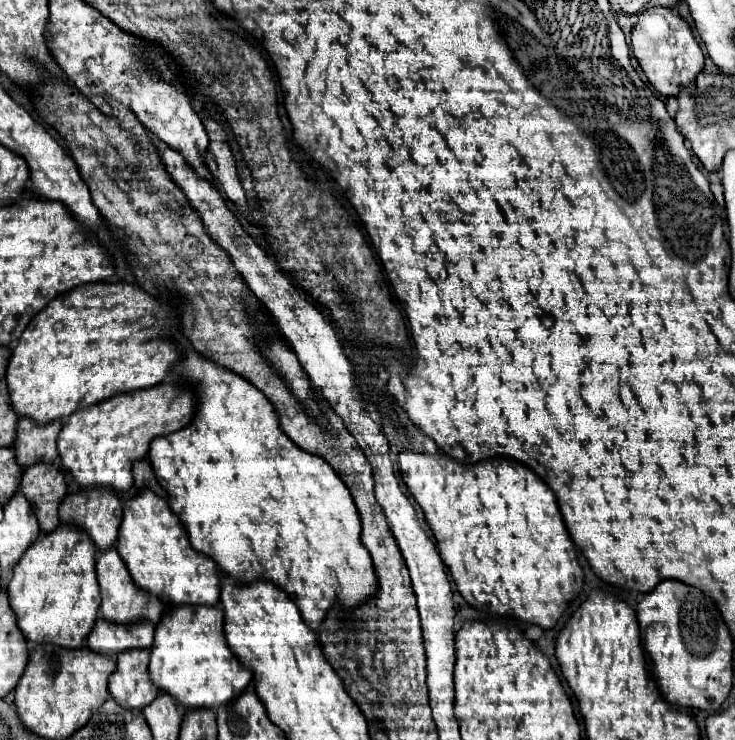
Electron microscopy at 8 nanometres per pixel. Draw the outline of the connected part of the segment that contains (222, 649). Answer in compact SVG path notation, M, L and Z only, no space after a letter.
M184 605L168 609L156 623L150 651L150 677L160 691L170 693L186 709L216 709L248 687L252 671L230 651L220 607Z

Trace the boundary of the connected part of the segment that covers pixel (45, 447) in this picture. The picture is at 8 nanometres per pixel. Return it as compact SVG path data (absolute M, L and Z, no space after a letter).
M20 417L18 421L18 437L14 443L16 461L20 467L34 465L42 459L42 463L54 463L58 459L56 439L62 429L62 421L50 421L40 425L30 417Z

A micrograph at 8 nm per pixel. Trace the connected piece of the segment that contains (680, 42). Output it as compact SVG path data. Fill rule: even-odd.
M652 7L638 15L638 23L632 29L632 53L640 63L640 69L648 77L648 83L664 97L678 97L682 87L692 87L696 75L704 69L704 53L696 43L688 23L666 7Z

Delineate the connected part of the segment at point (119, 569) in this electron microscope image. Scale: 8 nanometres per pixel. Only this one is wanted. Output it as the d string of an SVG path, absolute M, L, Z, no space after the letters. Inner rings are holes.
M110 547L108 551L100 551L98 553L98 561L96 561L96 575L98 575L98 583L100 583L100 589L102 589L102 605L100 605L100 615L108 621L114 621L114 623L132 623L132 621L138 621L142 617L150 617L150 613L154 611L154 623L160 619L162 615L162 599L154 599L154 595L146 595L146 603L142 605L140 601L142 599L136 599L136 595L140 593L138 587L134 585L122 557L118 555L118 551L114 547Z

